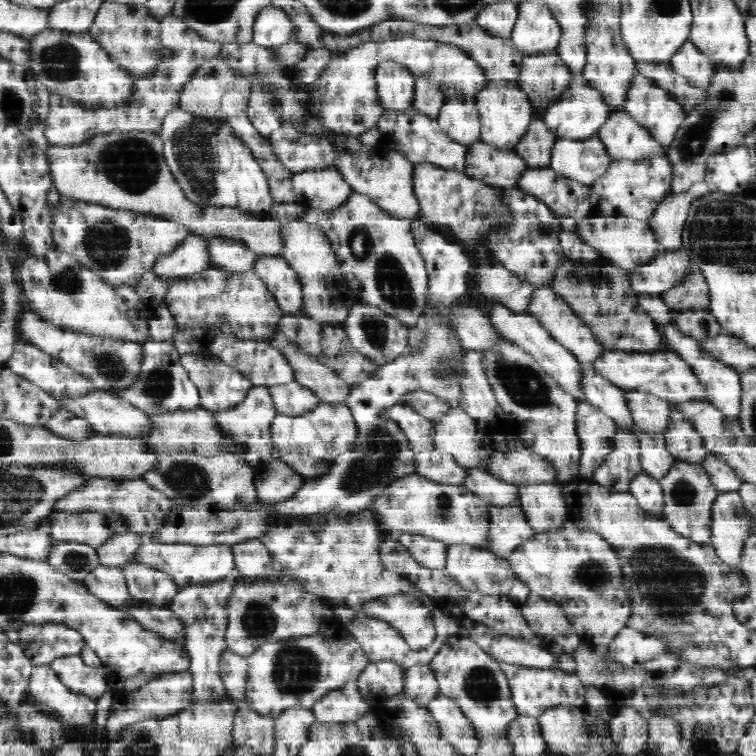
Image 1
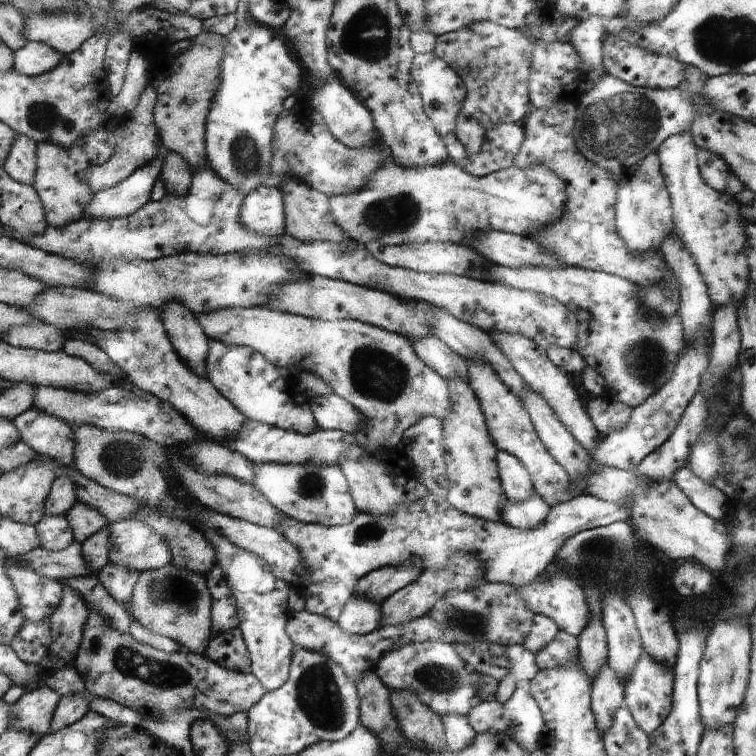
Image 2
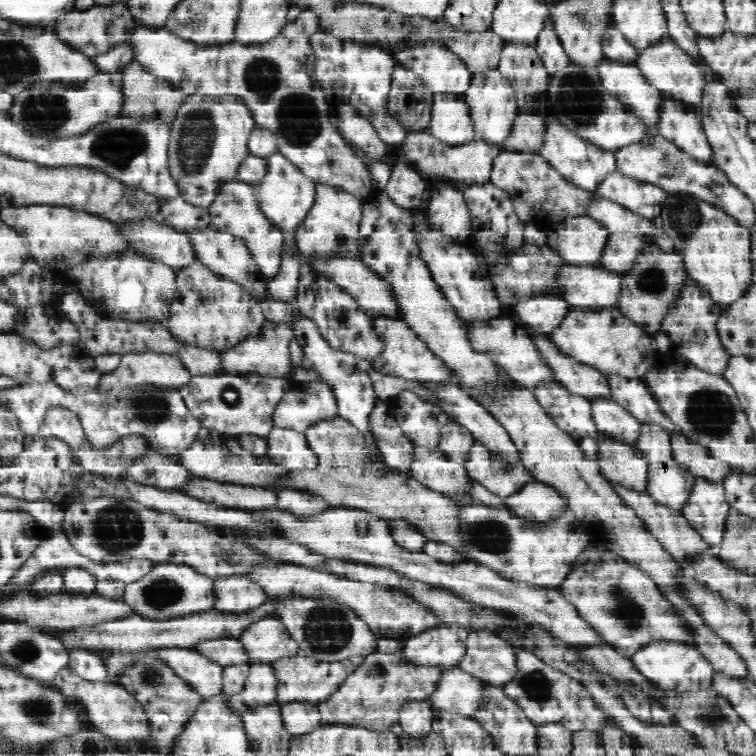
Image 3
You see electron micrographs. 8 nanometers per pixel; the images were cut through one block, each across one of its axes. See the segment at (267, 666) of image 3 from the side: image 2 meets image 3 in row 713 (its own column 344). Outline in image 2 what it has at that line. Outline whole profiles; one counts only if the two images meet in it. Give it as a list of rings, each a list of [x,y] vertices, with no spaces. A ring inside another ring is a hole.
[[[286,178],[282,184],[280,184],[280,189],[282,191],[282,198],[285,200],[285,234],[290,234],[290,236],[300,240],[302,242],[315,242],[315,241],[329,241],[342,244],[357,244],[353,240],[348,240],[339,226],[334,224],[332,216],[330,216],[329,209],[329,197],[323,192],[318,192],[314,188],[306,188],[302,186],[304,182],[296,180],[296,178]]]

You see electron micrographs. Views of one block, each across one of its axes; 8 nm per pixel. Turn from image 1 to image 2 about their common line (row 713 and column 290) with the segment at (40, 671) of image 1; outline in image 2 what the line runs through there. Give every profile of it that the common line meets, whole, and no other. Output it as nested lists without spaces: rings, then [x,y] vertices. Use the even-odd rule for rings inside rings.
[[[235,24],[232,32],[224,38],[224,58],[220,64],[220,86],[216,89],[213,98],[213,106],[208,114],[208,125],[205,127],[205,149],[208,153],[207,160],[222,180],[232,184],[234,188],[242,190],[246,196],[254,190],[258,190],[270,176],[270,164],[272,164],[272,144],[270,138],[274,136],[274,122],[278,120],[282,112],[282,102],[300,90],[302,84],[302,66],[300,58],[292,52],[290,60],[290,48],[274,30],[252,24],[250,28]]]

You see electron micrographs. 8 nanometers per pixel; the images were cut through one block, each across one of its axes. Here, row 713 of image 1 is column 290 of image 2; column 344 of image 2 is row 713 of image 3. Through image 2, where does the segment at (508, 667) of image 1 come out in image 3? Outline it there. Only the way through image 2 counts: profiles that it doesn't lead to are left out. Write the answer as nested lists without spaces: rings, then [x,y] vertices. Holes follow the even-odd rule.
[[[522,648],[517,650],[516,669],[518,669],[516,677],[502,687],[507,697],[514,699],[535,725],[558,722],[572,732],[580,730],[599,732],[606,729],[607,726],[612,729],[621,728],[618,721],[610,717],[602,706],[594,701],[594,697],[583,683],[578,683],[575,679],[570,678],[570,675],[552,669],[538,659],[536,654],[522,650]]]

